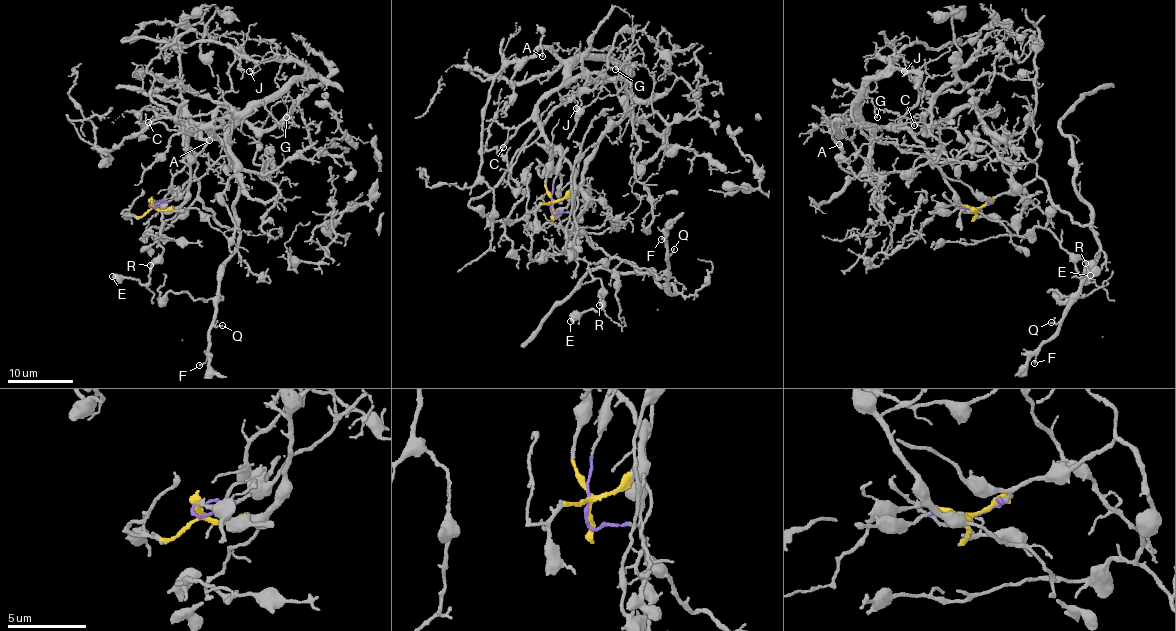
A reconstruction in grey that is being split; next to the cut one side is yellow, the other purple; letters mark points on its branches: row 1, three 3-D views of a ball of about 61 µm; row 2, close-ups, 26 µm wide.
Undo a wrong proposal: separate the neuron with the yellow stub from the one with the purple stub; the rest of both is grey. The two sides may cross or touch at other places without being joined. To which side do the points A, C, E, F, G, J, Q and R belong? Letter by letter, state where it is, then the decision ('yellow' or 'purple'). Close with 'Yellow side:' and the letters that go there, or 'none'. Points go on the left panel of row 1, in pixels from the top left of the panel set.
A: (209, 140) | yellow
C: (148, 122) | yellow
E: (112, 276) | purple
F: (199, 365) | purple
G: (286, 117) | yellow
J: (249, 71) | yellow
Q: (222, 325) | purple
R: (150, 265) | purple
Yellow side: A, C, G, J

